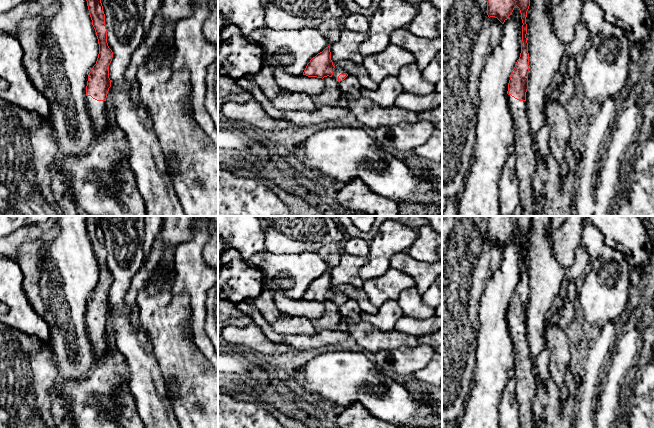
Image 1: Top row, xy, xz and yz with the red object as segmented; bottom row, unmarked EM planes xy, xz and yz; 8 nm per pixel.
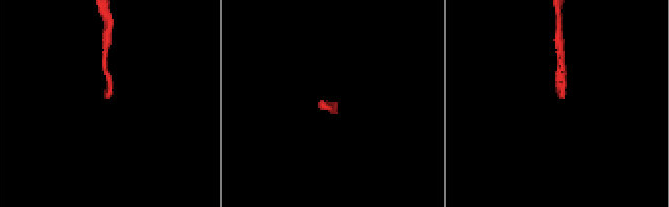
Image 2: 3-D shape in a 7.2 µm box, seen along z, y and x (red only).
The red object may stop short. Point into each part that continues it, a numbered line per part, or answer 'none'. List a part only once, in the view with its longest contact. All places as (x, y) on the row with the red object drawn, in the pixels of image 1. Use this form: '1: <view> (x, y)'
1: xy (97, 109)

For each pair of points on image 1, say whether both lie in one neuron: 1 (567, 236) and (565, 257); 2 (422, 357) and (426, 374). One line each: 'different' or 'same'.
1: same
2: different

